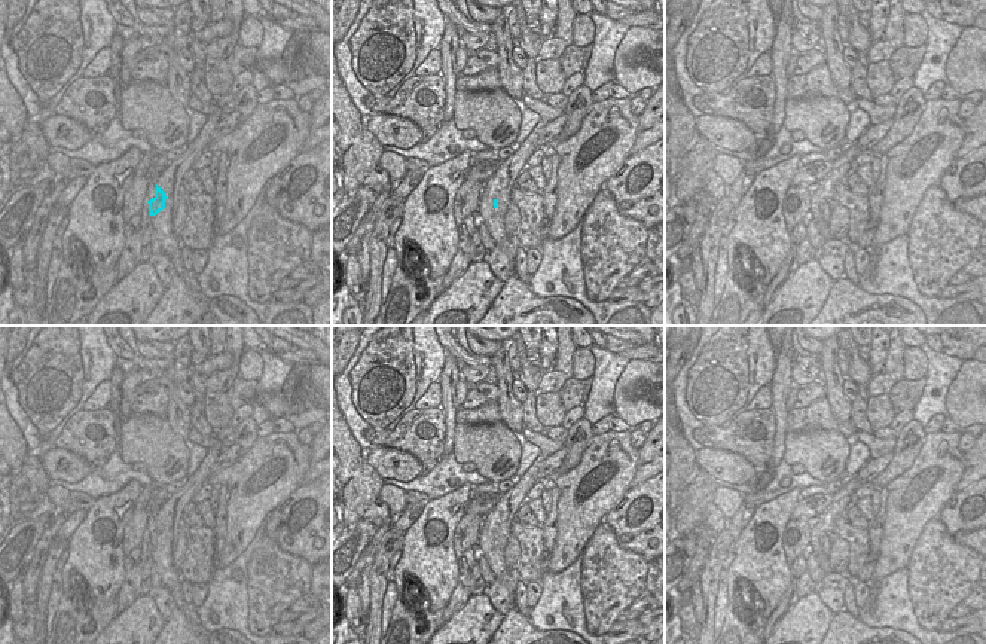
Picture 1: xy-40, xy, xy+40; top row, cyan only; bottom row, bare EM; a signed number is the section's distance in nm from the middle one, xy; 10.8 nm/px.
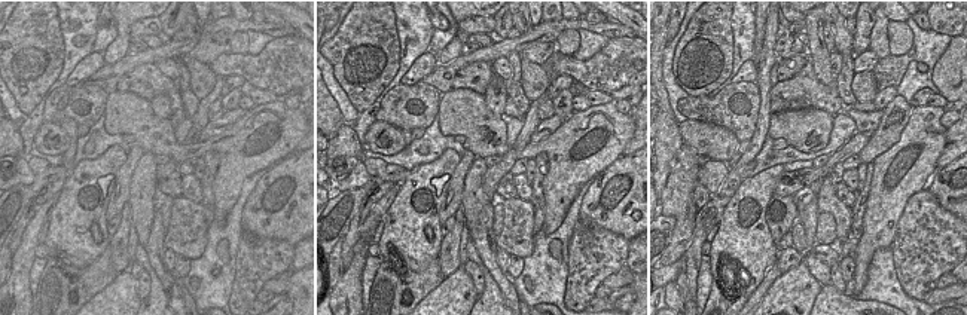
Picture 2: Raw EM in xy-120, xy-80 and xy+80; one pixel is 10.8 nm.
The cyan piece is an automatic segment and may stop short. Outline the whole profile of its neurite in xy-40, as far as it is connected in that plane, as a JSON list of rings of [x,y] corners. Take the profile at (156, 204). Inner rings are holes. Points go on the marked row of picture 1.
[[[159,153],[152,158],[152,164],[147,170],[147,193],[146,199],[149,204],[150,217],[156,216],[159,211],[165,208],[165,192],[156,184],[158,177],[167,168],[170,161],[167,159],[165,153]]]

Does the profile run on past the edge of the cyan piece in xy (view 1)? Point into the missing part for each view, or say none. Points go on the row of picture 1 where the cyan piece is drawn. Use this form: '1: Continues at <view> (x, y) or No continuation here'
1: No continuation here.

